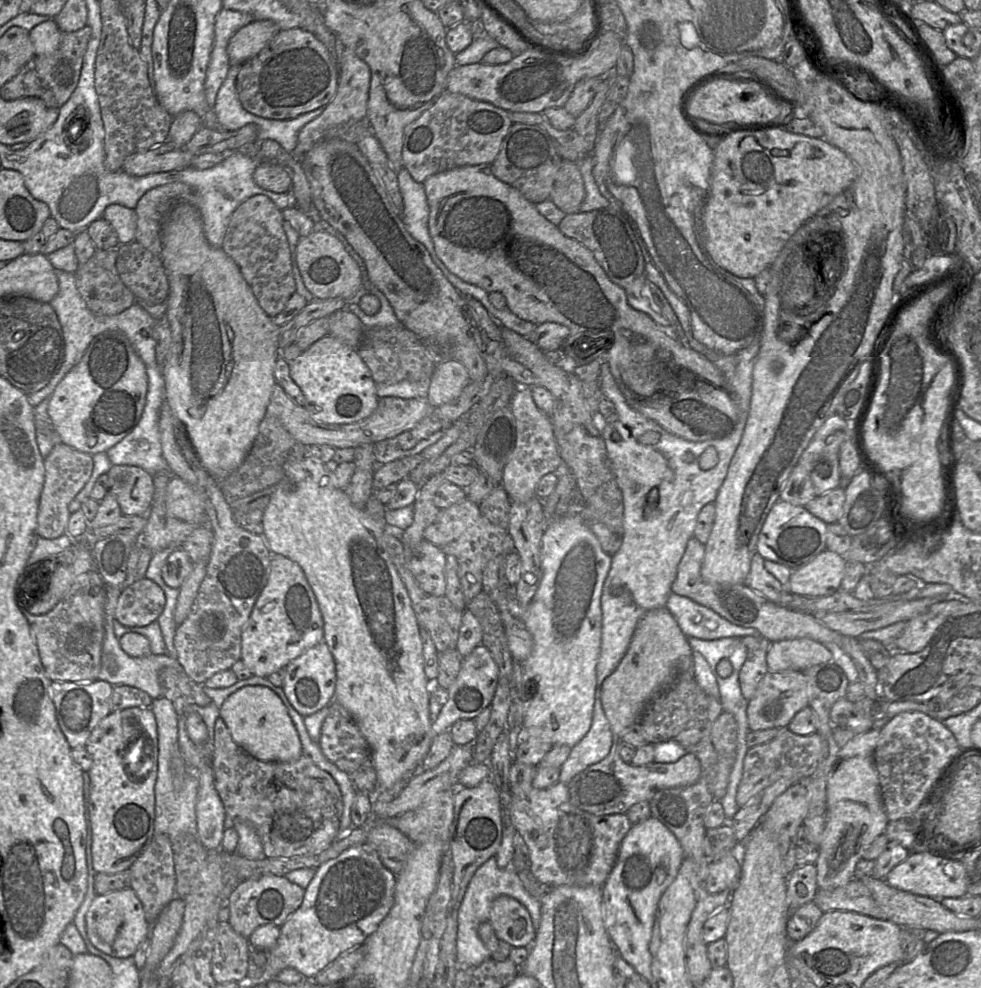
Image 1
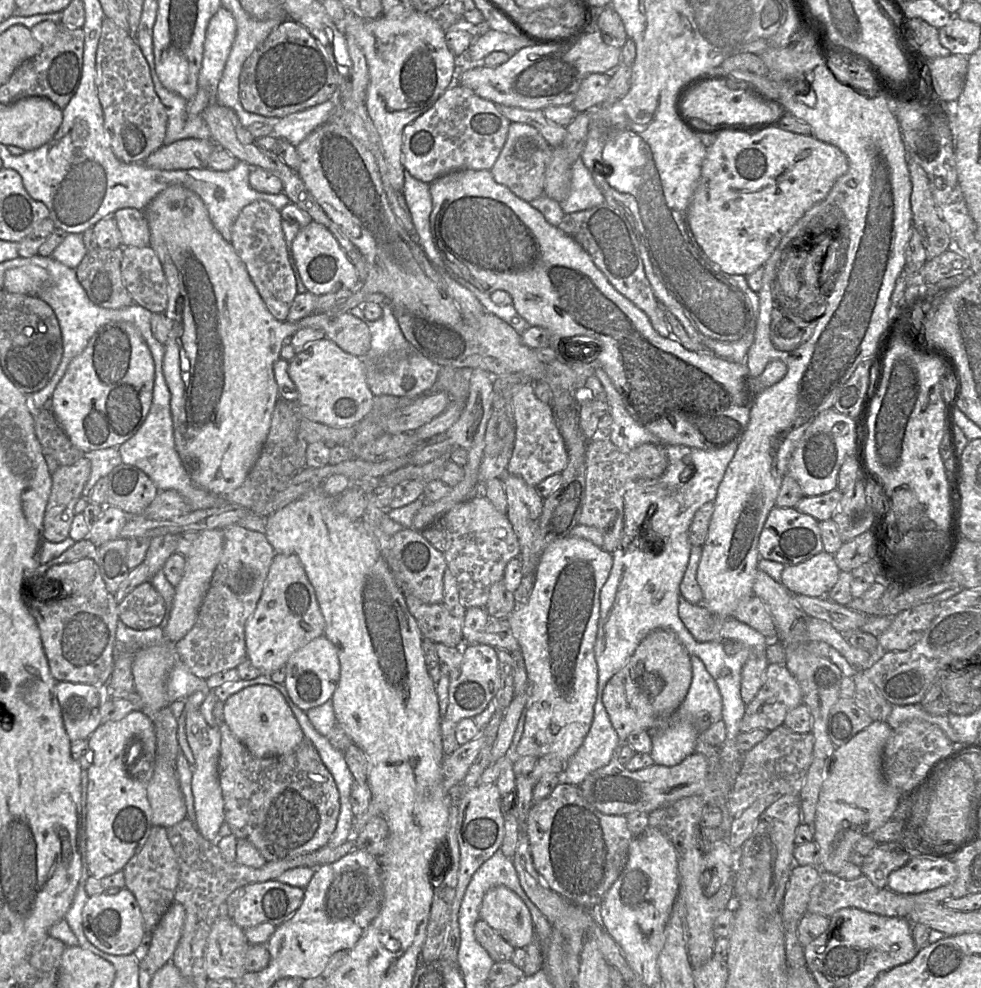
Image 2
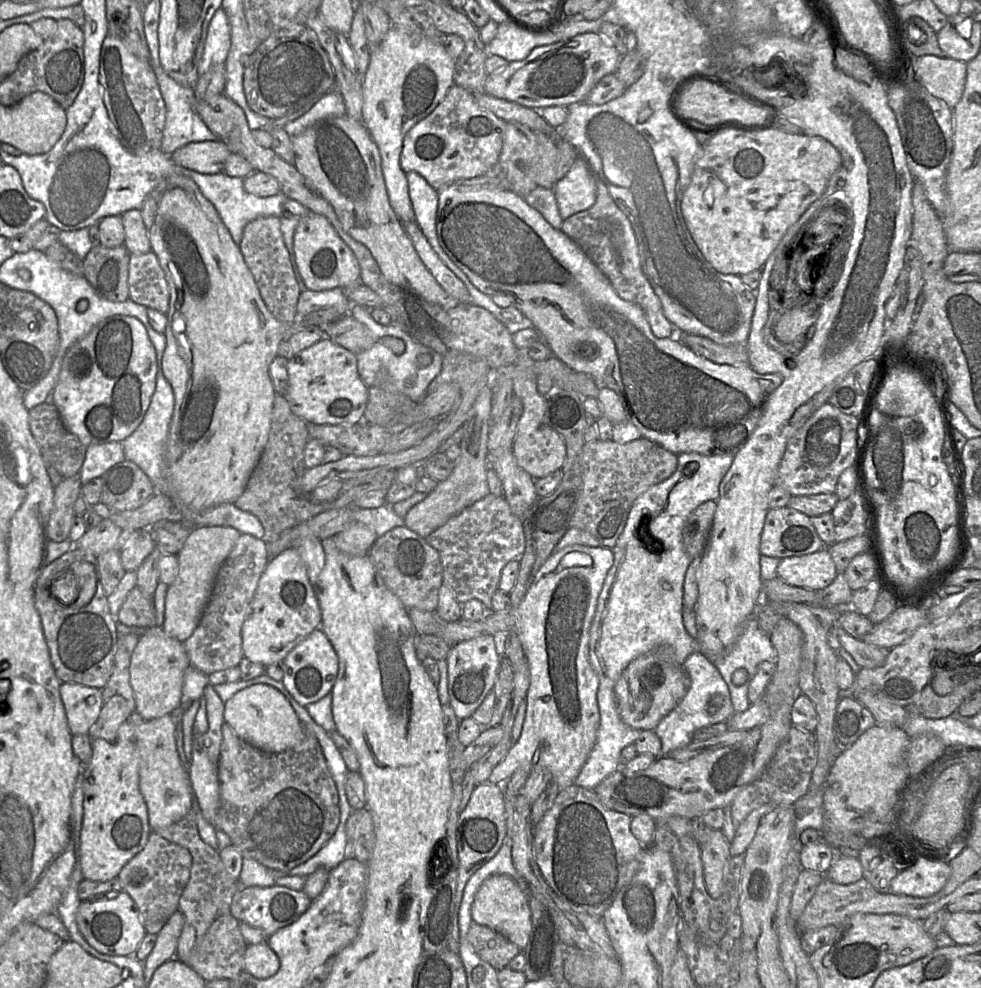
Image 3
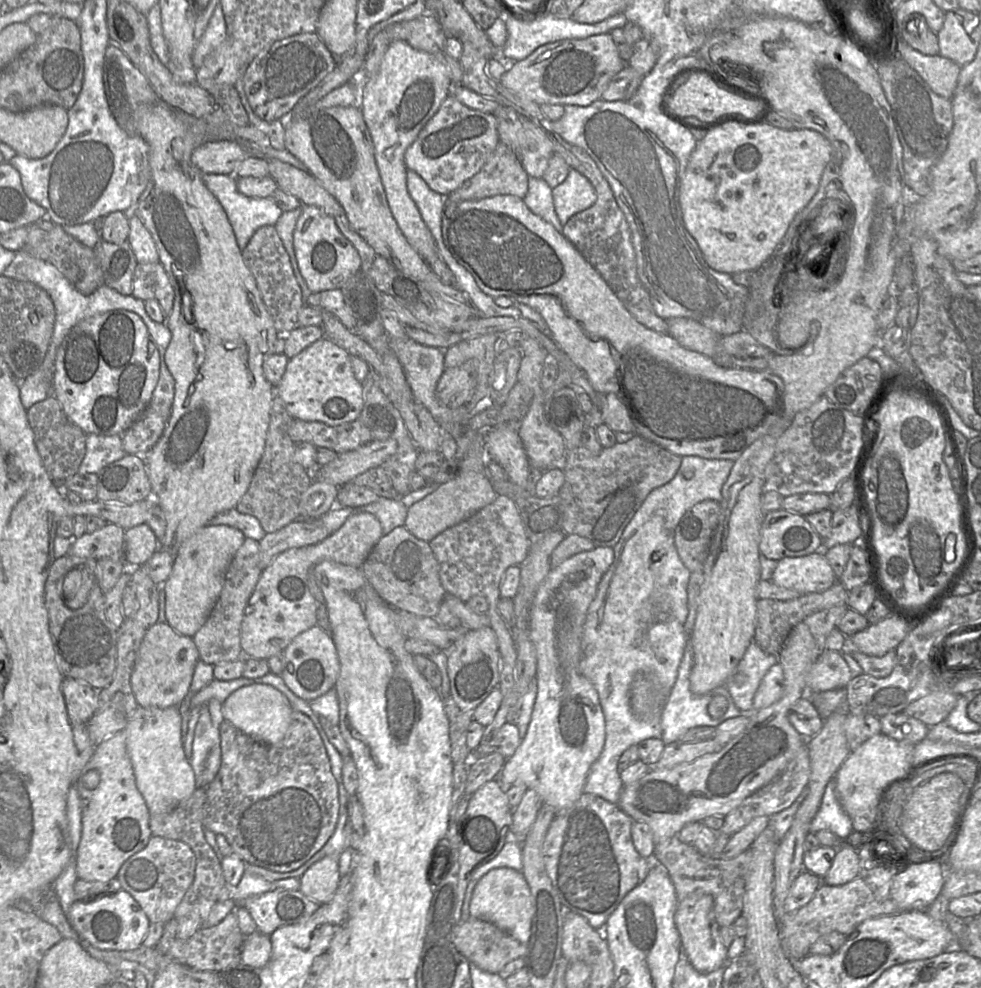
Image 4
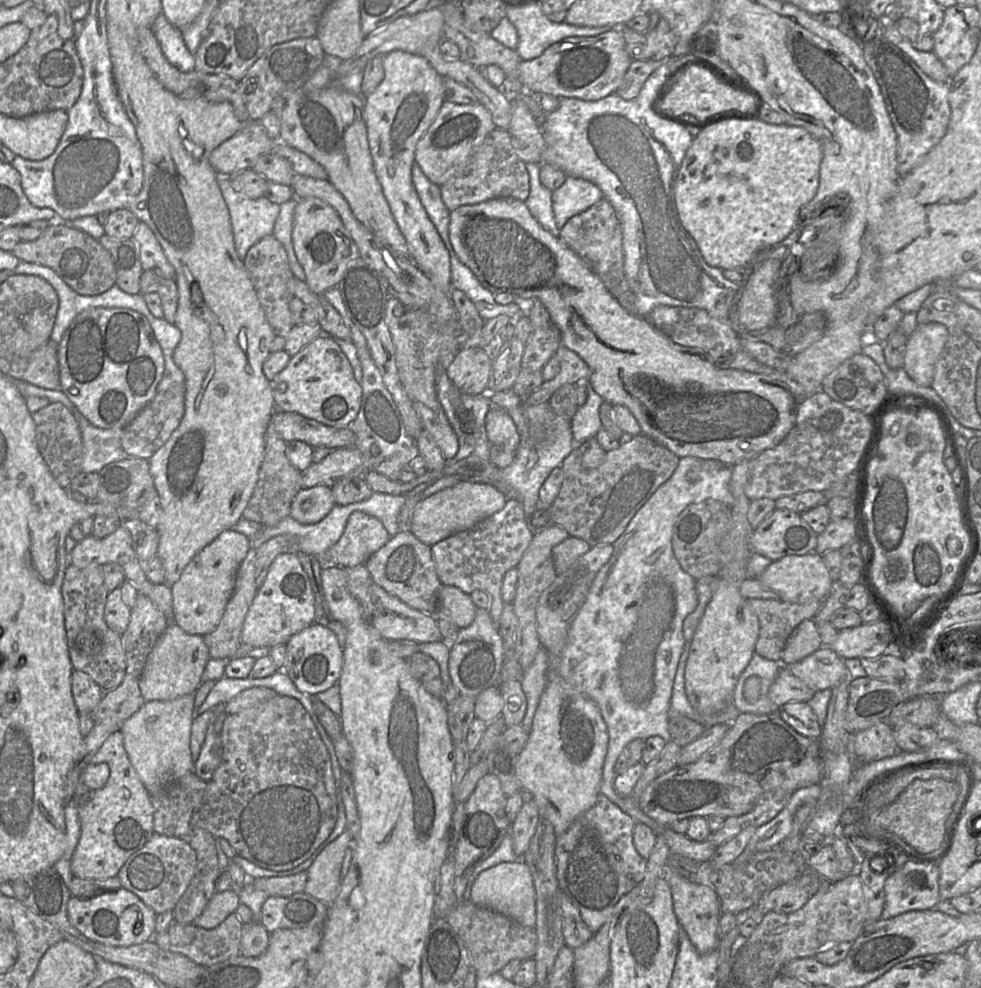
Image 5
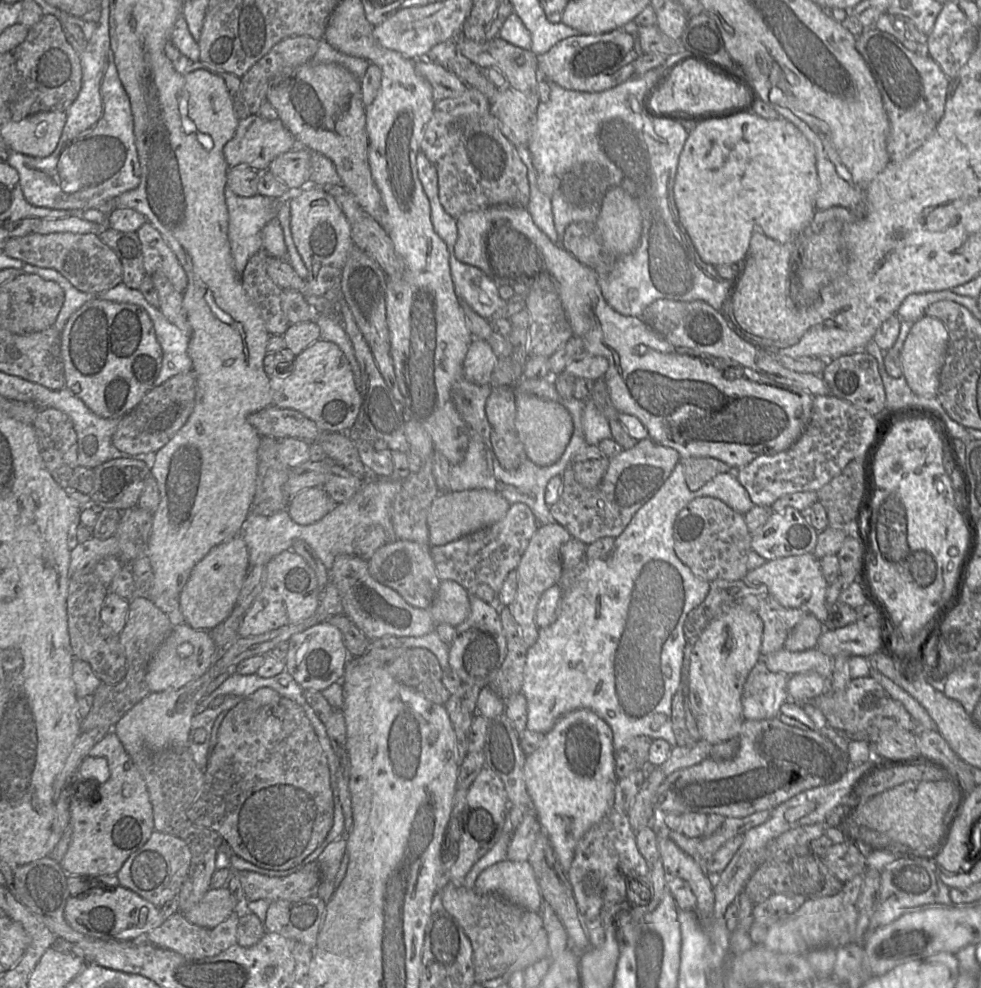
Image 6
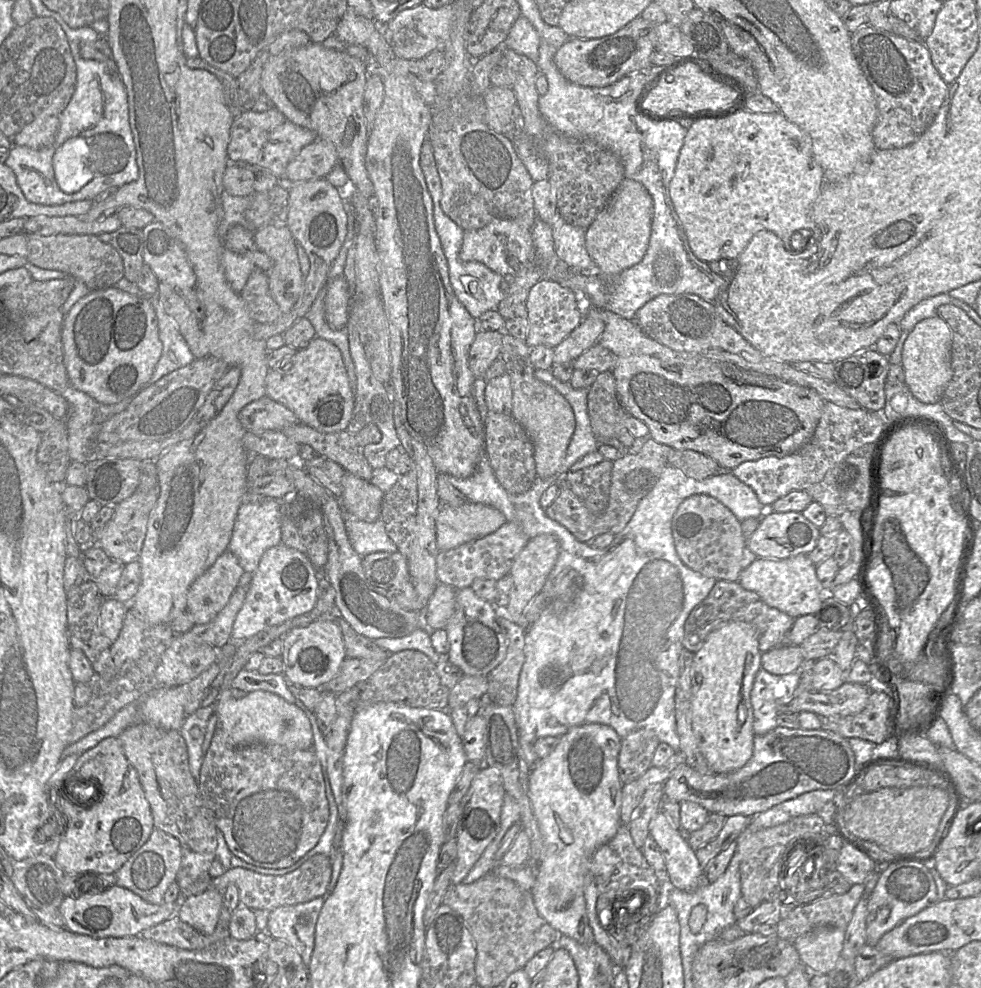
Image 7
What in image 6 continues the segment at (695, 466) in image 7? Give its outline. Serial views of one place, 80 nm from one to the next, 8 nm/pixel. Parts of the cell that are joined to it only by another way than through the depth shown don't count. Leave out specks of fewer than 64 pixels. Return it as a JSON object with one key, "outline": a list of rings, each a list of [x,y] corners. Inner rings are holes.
{"outline":[[[680,457],[680,463],[684,468],[686,484],[691,491],[700,489],[717,474],[734,471],[729,465],[711,457]]]}

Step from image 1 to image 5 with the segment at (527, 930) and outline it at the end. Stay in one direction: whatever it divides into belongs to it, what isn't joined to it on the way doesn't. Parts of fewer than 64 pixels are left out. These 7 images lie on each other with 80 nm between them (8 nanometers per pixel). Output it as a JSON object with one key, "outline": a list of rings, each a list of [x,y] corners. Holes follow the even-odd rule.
{"outline":[[[523,859],[502,862],[483,871],[473,884],[471,902],[494,910],[523,926],[535,928],[536,893],[530,869]]]}

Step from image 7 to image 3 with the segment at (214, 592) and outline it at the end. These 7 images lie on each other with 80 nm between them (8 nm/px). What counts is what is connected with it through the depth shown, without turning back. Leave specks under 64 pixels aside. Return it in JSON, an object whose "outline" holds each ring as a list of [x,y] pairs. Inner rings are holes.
{"outline":[[[226,526],[194,527],[178,552],[178,574],[168,586],[162,629],[180,642],[187,640],[197,627],[210,599],[216,575],[241,533]]]}

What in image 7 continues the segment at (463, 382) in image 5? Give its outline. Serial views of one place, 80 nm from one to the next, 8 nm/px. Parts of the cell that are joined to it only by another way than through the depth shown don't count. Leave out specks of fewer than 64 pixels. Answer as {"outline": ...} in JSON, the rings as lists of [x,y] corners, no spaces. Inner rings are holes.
{"outline":[[[478,331],[471,345],[468,365],[476,378],[483,378],[492,363],[500,357],[505,331]]]}

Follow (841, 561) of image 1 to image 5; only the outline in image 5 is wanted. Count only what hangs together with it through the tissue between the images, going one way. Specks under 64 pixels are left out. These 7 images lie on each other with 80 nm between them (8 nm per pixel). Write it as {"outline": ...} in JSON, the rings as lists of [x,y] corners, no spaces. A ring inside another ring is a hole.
{"outline":[[[810,552],[805,555],[789,555],[772,563],[757,577],[772,589],[781,601],[789,603],[806,603],[824,600],[834,587],[825,565],[823,555]]]}

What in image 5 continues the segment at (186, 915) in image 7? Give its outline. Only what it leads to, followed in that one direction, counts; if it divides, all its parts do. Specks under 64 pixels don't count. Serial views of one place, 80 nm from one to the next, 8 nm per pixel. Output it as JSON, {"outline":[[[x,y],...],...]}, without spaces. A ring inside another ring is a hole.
{"outline":[[[232,889],[223,892],[216,892],[200,916],[193,924],[205,928],[213,929],[220,925],[231,913],[234,913],[240,904],[239,894]]]}

